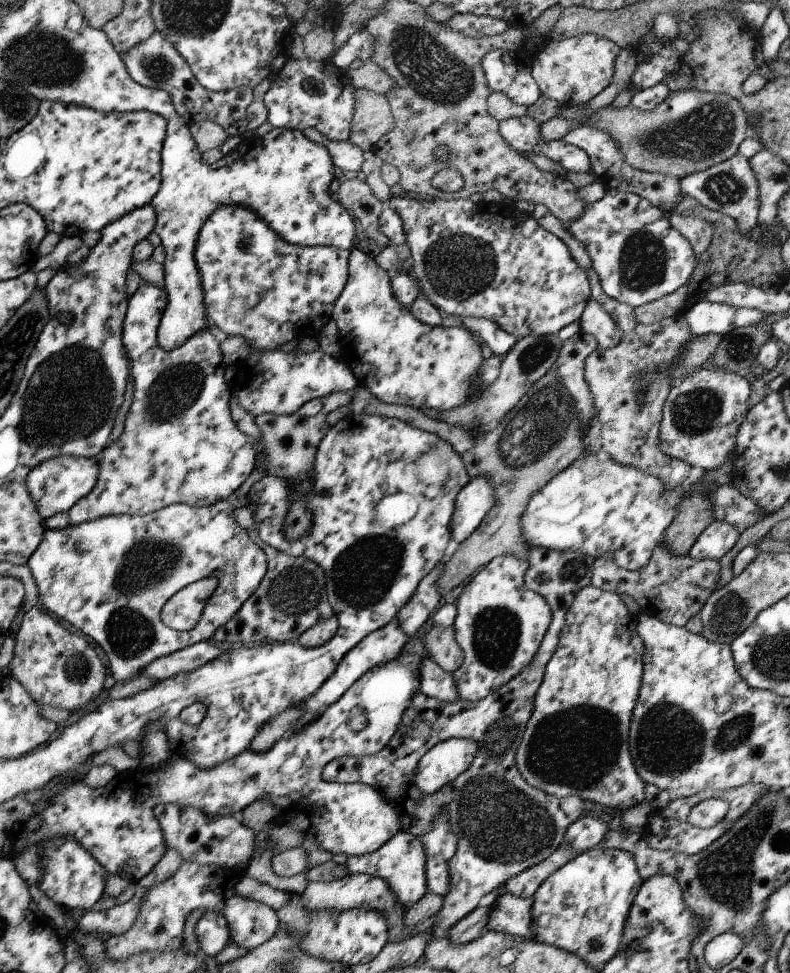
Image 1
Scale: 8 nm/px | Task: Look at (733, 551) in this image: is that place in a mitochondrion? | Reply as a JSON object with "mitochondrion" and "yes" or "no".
{"mitochondrion":"no"}

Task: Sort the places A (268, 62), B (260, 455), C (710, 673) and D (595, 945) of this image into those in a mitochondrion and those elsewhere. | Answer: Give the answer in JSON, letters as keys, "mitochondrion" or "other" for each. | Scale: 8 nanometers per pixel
{"A":"other","B":"other","C":"other","D":"other"}

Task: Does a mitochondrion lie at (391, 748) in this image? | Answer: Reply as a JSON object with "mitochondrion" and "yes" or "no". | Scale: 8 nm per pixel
{"mitochondrion":"no"}

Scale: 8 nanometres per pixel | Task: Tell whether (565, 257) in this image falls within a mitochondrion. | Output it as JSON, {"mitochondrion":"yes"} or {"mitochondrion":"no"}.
{"mitochondrion":"no"}

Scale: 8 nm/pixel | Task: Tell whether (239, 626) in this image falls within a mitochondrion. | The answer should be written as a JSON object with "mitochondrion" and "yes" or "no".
{"mitochondrion":"no"}

